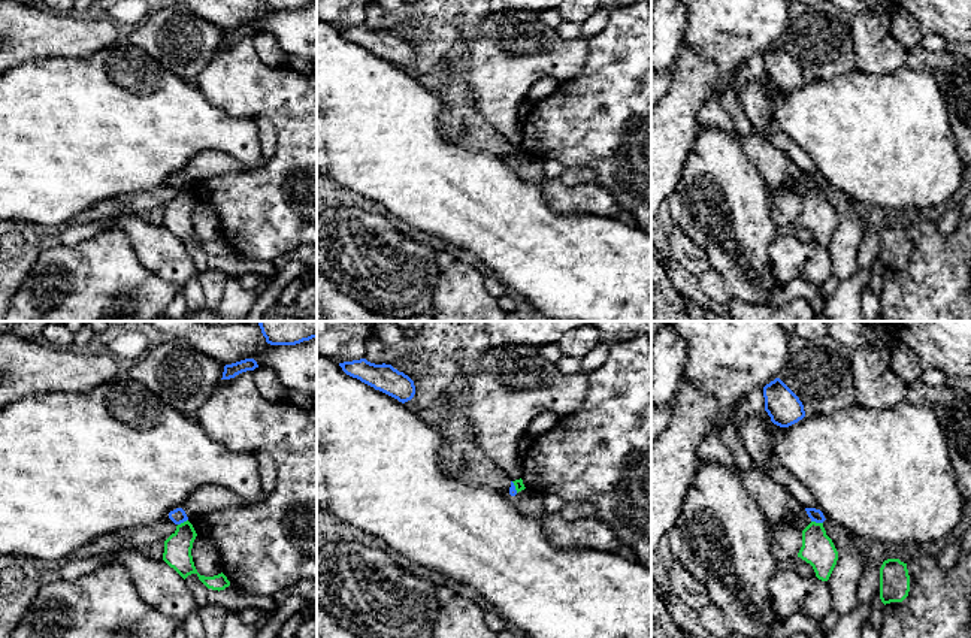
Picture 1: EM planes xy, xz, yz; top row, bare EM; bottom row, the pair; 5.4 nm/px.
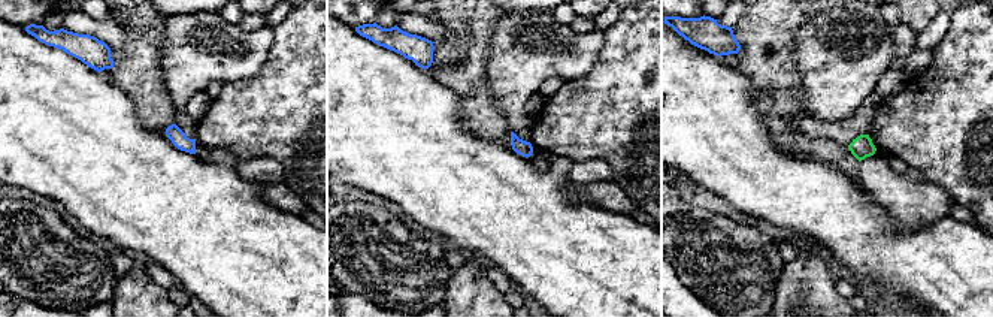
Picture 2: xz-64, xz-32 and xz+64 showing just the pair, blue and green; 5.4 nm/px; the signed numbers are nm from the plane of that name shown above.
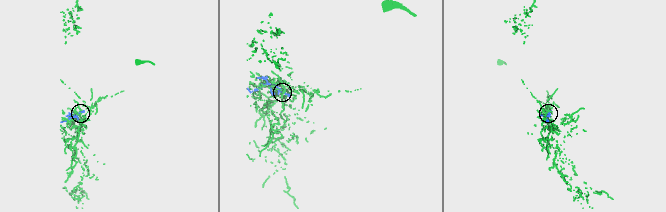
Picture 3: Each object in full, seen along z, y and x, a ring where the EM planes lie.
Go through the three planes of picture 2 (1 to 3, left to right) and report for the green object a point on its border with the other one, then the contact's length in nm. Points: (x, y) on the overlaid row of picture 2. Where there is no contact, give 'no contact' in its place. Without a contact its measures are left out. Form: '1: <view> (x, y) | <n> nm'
1: no contact
2: no contact
3: no contact

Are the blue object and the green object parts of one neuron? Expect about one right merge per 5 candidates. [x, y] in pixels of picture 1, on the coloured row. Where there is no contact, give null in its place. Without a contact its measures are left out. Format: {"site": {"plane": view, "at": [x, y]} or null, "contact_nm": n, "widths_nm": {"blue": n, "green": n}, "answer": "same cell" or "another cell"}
{"site": {"plane": "yz", "at": [817, 522]}, "contact_nm": 70, "widths_nm": {"blue": 70, "green": 180}, "answer": "another cell"}

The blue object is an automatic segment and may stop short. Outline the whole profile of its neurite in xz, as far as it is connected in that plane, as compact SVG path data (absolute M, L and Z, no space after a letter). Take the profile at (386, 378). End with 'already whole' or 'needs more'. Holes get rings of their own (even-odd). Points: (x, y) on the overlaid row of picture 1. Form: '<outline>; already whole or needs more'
M366 359L339 363L342 371L362 383L405 403L415 394L414 381L391 365L375 365Z; already whole

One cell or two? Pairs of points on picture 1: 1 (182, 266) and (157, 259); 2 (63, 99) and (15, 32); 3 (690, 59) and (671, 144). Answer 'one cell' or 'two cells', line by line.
1: one cell
2: two cells
3: one cell

